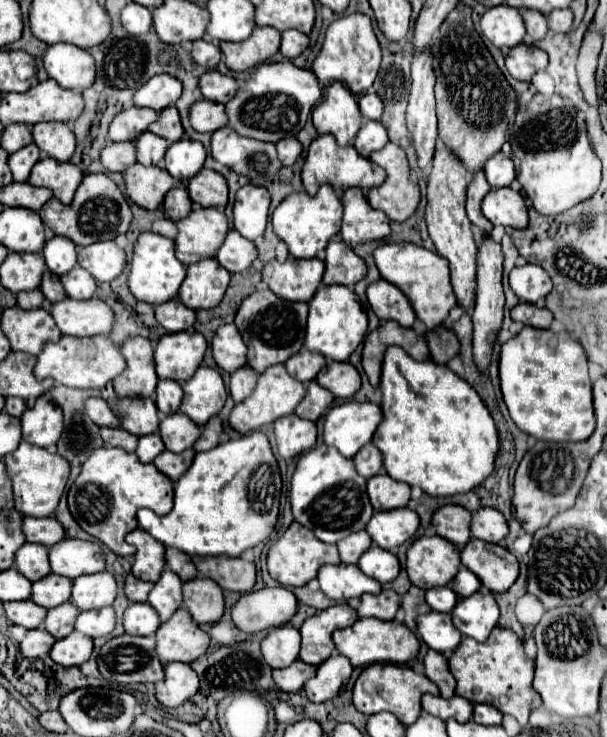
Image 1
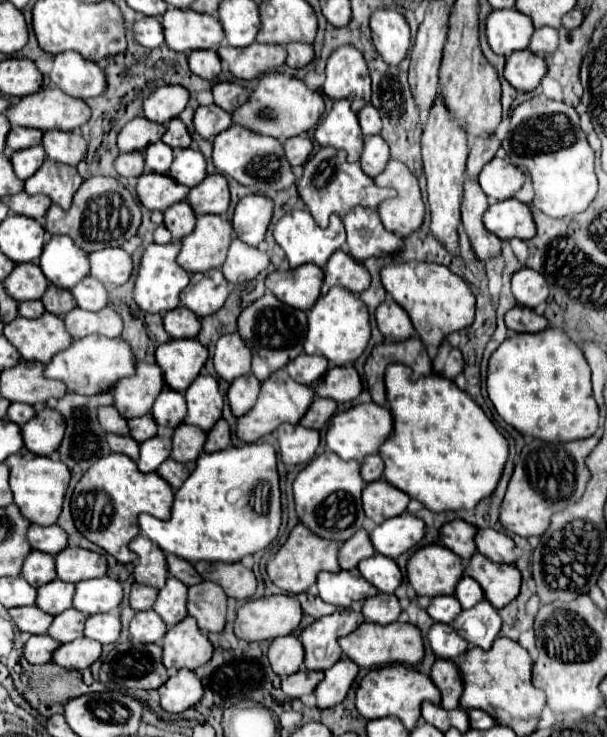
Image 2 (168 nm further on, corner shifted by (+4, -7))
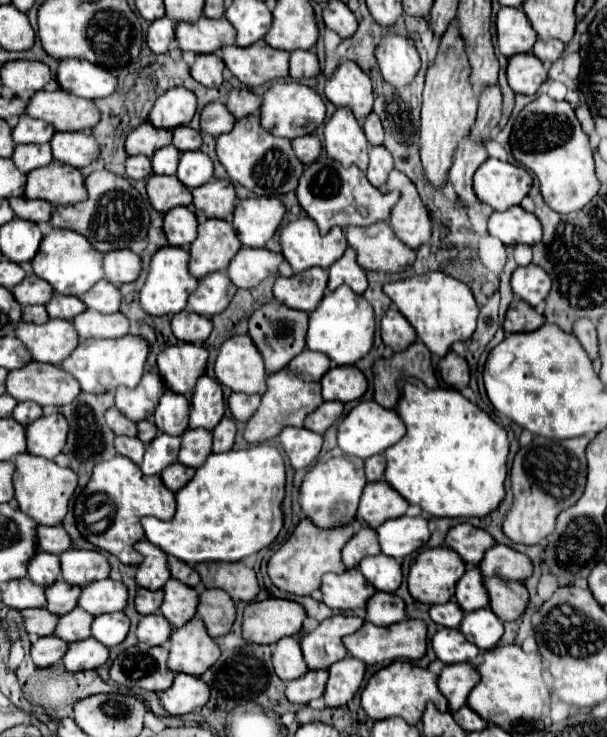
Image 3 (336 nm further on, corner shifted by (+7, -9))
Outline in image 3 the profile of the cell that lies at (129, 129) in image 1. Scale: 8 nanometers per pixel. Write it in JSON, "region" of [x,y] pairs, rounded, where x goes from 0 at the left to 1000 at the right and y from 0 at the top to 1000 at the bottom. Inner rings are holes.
{"region":[[[247,164],[231,167],[217,180],[211,180],[204,202],[211,210],[241,210],[250,213],[260,199],[277,197],[283,189],[283,180],[277,175],[257,175]]]}

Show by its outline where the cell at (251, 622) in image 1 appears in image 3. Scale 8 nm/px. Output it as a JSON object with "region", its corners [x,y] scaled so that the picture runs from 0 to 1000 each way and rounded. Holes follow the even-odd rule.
{"region":[[[478,813],[415,815],[402,826],[399,864],[425,875],[451,875],[471,862],[488,862],[498,853],[504,829]]]}

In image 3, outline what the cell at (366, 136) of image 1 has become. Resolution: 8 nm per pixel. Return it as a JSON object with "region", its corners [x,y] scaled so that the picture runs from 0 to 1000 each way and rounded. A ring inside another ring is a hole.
{"region":[[[633,197],[626,199],[613,199],[610,205],[610,221],[606,221],[606,232],[603,240],[616,254],[633,251],[633,246],[639,243],[639,235],[649,229],[646,224],[646,210],[639,208],[639,202]]]}

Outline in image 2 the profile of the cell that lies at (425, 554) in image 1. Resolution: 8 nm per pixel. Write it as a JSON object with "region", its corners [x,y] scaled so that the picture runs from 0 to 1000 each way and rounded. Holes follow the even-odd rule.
{"region":[[[717,737],[680,750],[671,764],[671,783],[687,807],[723,810],[746,807],[750,794],[763,783],[766,761],[736,742]]]}

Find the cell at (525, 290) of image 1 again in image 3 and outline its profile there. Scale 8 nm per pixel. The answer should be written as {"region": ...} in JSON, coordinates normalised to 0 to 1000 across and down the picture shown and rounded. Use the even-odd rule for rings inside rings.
{"region":[[[867,360],[867,362],[853,362],[843,370],[843,395],[847,400],[853,400],[860,408],[867,408],[870,414],[883,417],[890,408],[900,406],[900,400],[906,398],[906,376],[903,370],[886,362],[886,360]]]}

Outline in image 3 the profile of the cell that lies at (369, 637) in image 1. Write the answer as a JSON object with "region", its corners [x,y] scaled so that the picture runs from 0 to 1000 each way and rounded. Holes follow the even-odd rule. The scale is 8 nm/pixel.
{"region":[[[666,840],[652,848],[639,851],[619,851],[613,845],[600,845],[583,862],[567,864],[567,875],[573,886],[603,902],[619,902],[619,900],[636,900],[636,897],[689,897],[702,886],[702,845],[695,840]]]}

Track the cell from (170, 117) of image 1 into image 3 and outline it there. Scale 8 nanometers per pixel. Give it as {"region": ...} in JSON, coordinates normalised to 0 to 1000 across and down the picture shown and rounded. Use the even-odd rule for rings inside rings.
{"region":[[[297,170],[290,175],[283,175],[283,197],[293,202],[293,205],[326,205],[329,202],[329,194],[333,194],[333,186],[326,178],[313,175],[310,170]]]}

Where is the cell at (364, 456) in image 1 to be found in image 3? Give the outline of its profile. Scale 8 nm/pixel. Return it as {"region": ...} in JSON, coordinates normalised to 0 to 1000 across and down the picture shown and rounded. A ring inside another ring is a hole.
{"region":[[[616,617],[610,623],[603,623],[603,650],[606,653],[626,653],[636,636],[636,623],[633,617]]]}

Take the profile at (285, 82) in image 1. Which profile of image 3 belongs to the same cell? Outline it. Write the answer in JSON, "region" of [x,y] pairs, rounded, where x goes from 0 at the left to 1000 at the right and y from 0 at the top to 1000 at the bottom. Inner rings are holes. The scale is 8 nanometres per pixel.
{"region":[[[461,110],[461,113],[451,113],[432,132],[428,170],[438,178],[451,180],[455,186],[488,189],[494,183],[511,183],[534,164],[534,156],[537,156],[534,137],[517,121],[488,110]]]}

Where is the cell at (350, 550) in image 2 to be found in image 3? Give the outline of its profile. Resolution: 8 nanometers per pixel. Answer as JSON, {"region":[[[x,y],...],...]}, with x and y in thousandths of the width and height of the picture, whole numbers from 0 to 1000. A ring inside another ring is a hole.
{"region":[[[596,715],[563,745],[563,761],[570,772],[586,769],[603,753],[623,753],[626,739],[619,731],[619,720],[610,715]]]}

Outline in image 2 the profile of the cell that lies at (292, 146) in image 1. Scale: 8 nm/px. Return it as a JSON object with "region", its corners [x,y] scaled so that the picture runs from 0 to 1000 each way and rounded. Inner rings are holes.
{"region":[[[479,186],[466,194],[466,199],[470,199],[470,210],[473,210],[476,221],[483,227],[489,227],[509,216],[509,210],[516,205],[516,191],[509,186]]]}

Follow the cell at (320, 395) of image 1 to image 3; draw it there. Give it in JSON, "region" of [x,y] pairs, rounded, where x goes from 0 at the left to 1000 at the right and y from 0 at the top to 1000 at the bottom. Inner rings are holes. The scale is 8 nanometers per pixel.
{"region":[[[534,544],[521,558],[514,558],[504,571],[501,571],[501,579],[517,585],[517,588],[527,588],[534,590],[534,585],[563,563],[563,555],[567,550],[560,544]]]}

